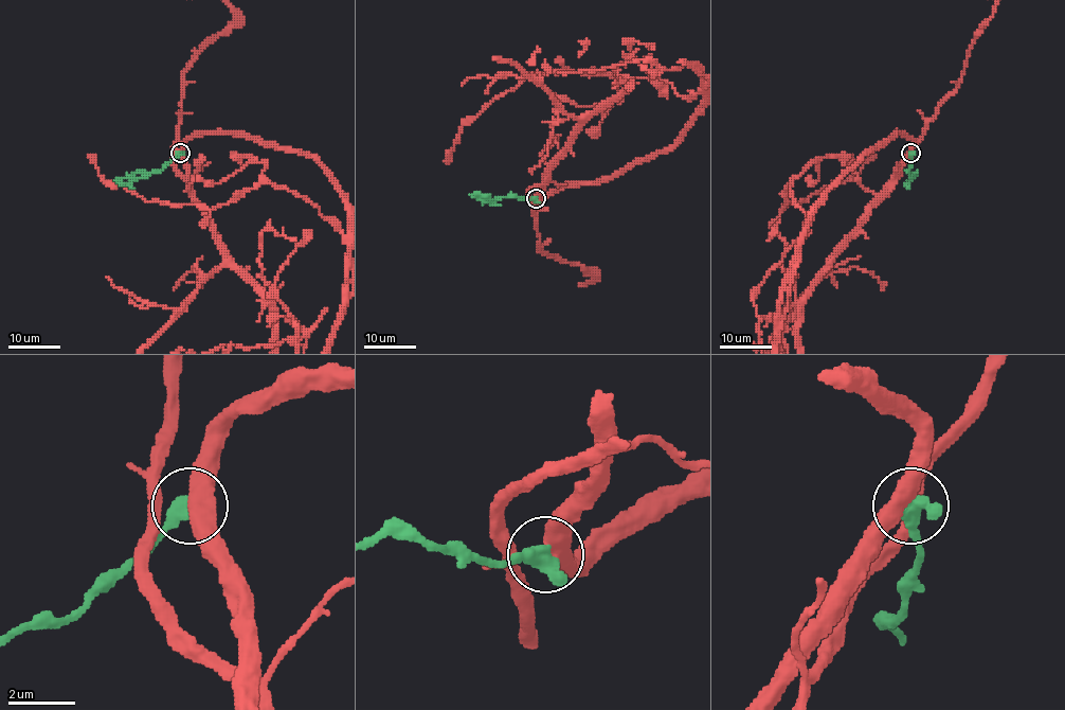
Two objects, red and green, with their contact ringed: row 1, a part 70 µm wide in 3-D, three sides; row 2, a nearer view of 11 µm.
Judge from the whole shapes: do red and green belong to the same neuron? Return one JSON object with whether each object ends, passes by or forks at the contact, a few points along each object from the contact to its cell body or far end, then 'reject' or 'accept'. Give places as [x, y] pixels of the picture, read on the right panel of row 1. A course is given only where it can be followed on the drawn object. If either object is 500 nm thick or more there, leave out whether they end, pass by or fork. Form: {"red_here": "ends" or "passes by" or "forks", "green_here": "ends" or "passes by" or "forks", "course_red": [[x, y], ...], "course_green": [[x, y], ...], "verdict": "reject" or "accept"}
{"course_red": [[910, 153], [896, 177], [925, 123], [956, 89], [966, 52], [994, 1]], "course_green": [[912, 153], [912, 178], [917, 171]], "verdict": "reject"}

